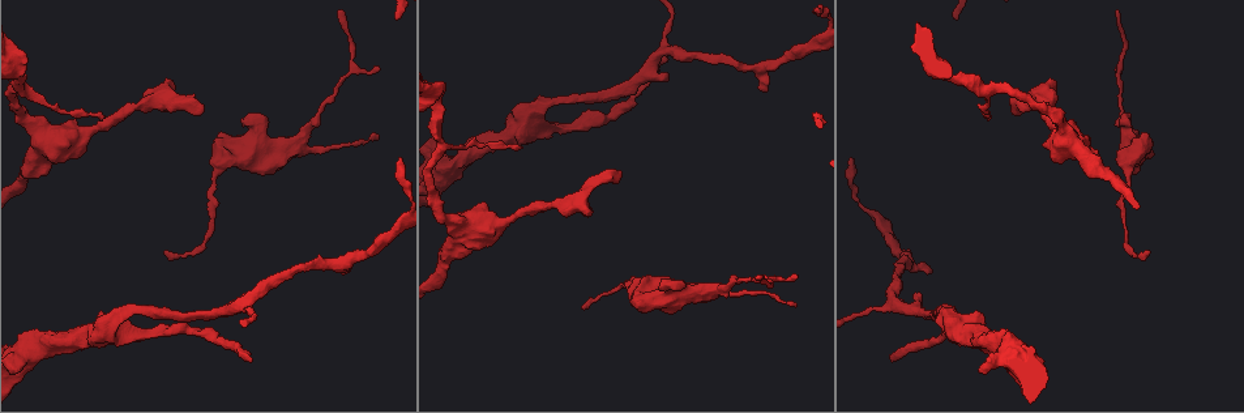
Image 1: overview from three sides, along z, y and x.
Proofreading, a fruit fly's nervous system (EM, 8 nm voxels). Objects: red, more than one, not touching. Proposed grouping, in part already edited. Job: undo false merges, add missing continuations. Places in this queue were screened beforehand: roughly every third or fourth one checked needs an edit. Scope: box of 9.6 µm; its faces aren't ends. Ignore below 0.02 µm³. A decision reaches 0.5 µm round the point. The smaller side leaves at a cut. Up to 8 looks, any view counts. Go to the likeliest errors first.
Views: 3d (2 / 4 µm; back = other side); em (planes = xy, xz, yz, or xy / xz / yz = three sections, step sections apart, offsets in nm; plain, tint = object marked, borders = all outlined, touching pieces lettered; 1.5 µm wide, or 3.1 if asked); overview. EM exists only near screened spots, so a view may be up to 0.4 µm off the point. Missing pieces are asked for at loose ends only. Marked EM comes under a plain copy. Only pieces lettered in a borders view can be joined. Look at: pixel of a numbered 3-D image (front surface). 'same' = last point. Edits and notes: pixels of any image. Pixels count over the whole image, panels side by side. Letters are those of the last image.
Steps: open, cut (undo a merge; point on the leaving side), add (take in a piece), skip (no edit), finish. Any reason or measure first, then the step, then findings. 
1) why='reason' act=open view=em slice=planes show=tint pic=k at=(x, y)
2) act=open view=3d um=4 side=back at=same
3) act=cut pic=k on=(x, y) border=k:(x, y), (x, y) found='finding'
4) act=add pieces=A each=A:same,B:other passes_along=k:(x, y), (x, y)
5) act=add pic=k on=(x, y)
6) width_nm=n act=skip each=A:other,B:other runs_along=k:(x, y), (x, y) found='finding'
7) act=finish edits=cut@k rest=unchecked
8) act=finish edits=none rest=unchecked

act=open view=3d um=4 pic=1 at=(918, 295)

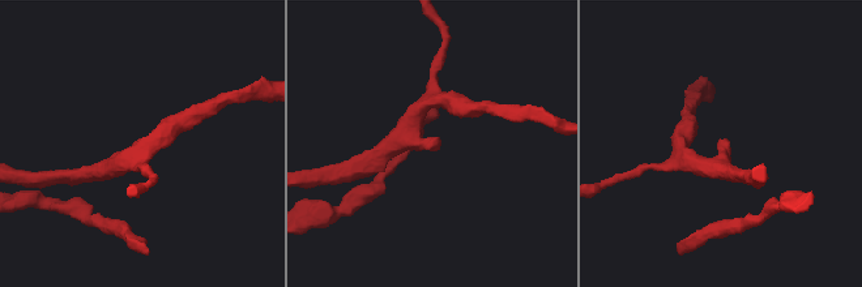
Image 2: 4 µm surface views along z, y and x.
act=open view=em slice=yz step=4 show=borders pic=2 at=(720, 141)

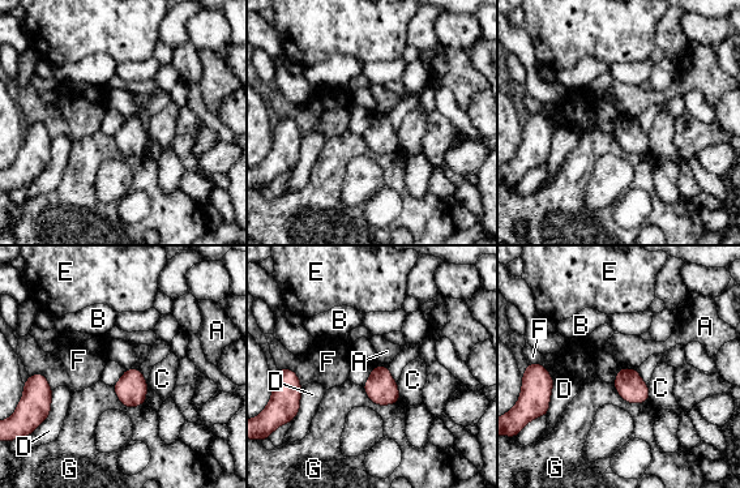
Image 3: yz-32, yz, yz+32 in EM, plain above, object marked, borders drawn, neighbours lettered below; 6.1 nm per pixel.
act=skip each=A:other,B:other,C:other,D:other,E:other,F:other,G:other border=3:(636, 368), (620, 369) found='no lettered piece goes on from it'

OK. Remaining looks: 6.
why='calibre changes' act=open view=3d um=2 pic=1 at=(215, 184)

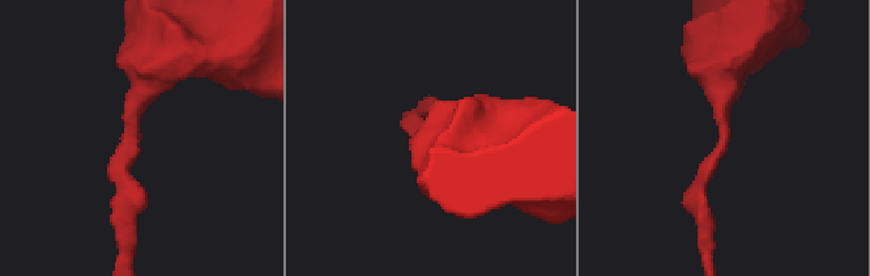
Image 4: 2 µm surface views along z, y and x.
act=open view=em slice=yz step=8 show=tint pic=4 at=(722, 142)

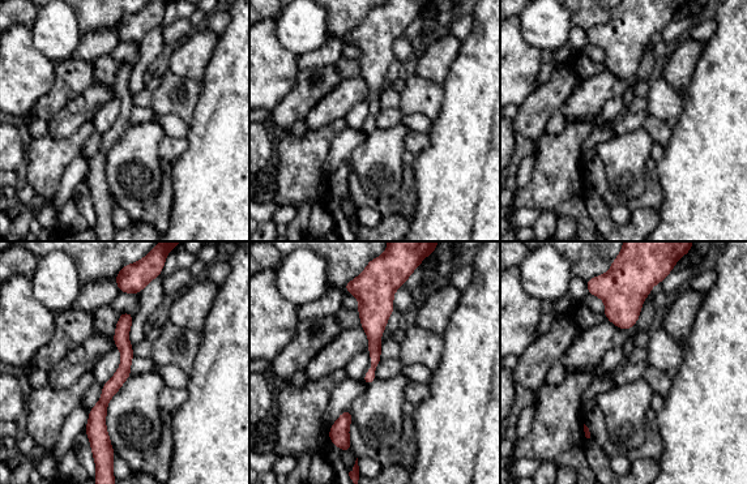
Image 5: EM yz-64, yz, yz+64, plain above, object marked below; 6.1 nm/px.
act=open view=em slice=planes show=borders at=same

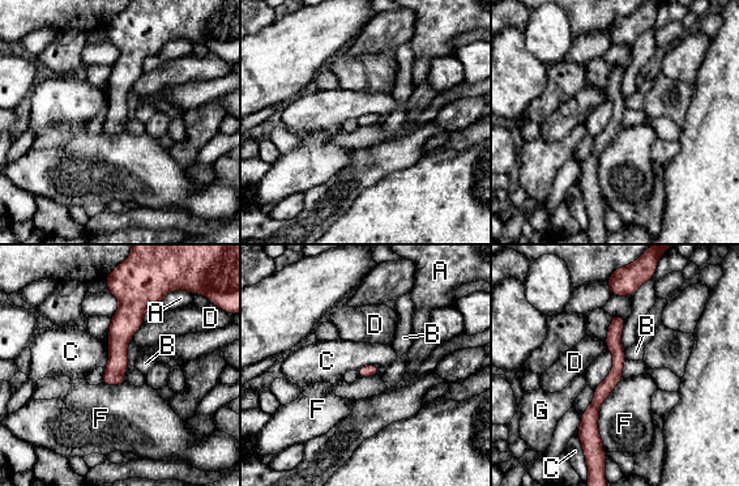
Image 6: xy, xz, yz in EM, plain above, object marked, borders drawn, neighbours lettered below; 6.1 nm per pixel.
width_nm=80 act=skip each=A:other,B:other,C:other,D:other,F:other,G:other border=6:(607, 348), (613, 369), (594, 389) found='all the same neuron'

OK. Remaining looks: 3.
why='branch stops here' act=open view=em slice=planes show=borders pic=1 at=(794, 276)

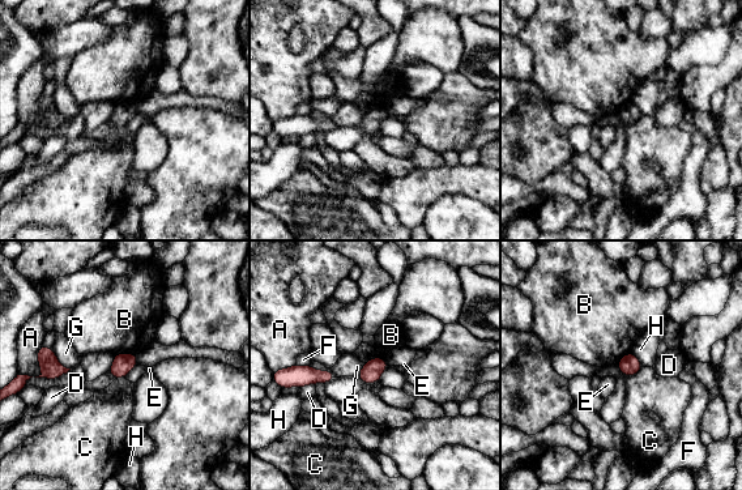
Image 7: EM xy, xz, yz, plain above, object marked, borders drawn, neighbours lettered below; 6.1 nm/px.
act=skip each=A:other,B:other,C:other,D:other,E:other,F:other,G:other,H:other border=7:(135, 353), (115, 354) found='none of them fits'

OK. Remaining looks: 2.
act=finish edits=none rest=unchecked

